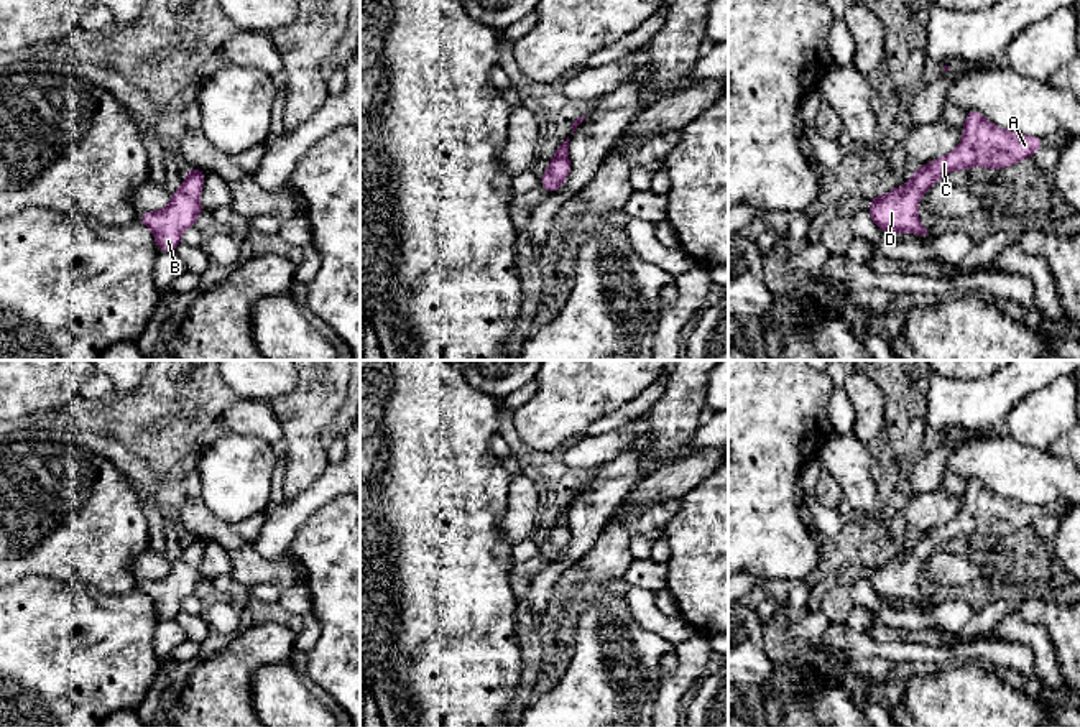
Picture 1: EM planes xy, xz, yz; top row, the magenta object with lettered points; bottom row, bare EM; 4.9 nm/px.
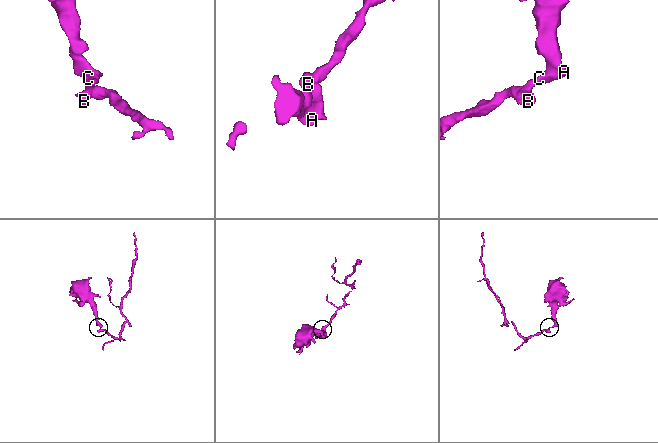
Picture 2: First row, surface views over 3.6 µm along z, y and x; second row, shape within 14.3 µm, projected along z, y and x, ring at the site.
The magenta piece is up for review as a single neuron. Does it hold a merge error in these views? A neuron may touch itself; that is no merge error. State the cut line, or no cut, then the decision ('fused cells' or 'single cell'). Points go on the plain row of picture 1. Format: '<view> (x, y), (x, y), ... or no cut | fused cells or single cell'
no cut | single cell

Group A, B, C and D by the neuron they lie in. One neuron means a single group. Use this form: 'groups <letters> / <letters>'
groups A B C D

